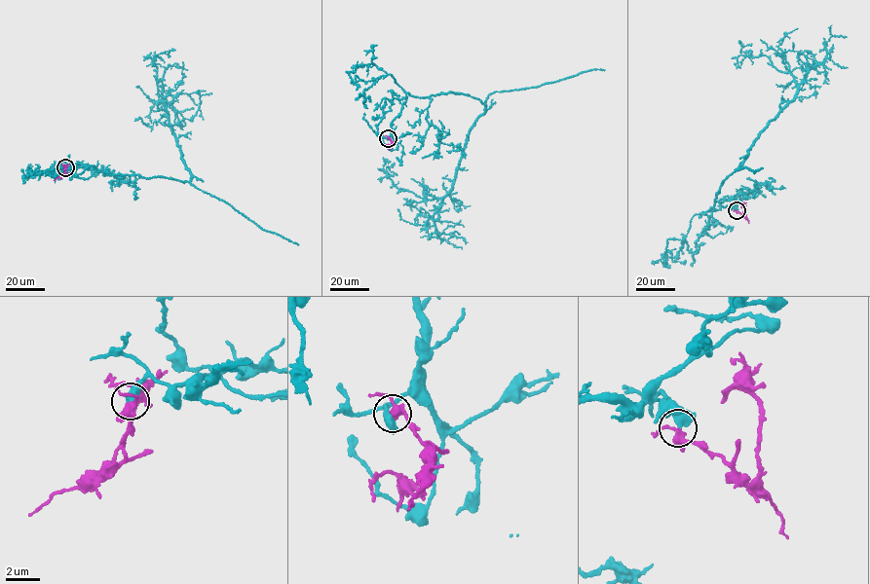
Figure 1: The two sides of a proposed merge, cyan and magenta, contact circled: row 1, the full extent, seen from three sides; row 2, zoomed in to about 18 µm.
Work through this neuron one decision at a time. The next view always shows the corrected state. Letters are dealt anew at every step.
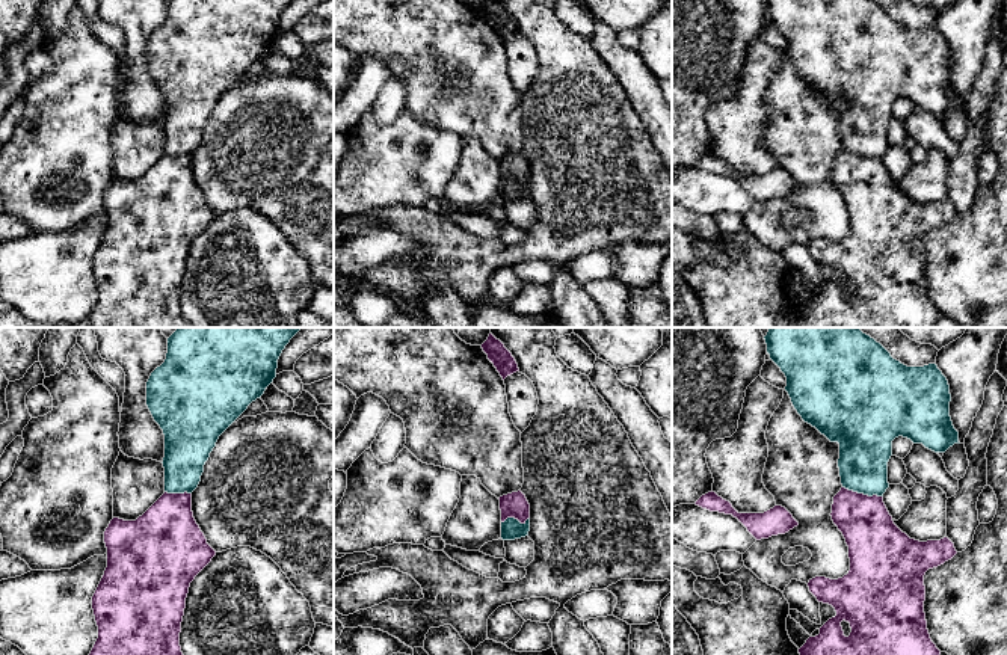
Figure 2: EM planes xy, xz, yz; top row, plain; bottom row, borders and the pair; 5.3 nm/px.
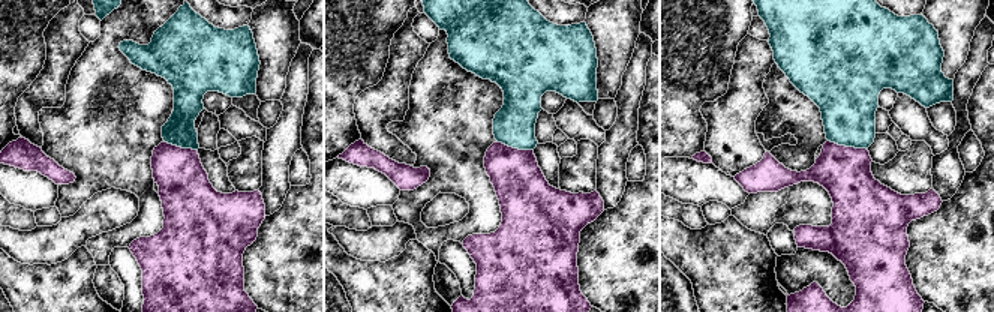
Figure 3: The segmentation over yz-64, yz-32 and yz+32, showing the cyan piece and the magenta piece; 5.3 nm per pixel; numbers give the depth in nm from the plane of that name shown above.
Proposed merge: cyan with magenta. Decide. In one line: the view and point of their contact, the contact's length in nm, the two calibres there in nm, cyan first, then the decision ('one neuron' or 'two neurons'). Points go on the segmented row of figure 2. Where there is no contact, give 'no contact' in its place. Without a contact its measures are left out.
contact yz (862, 492); length 220 nm; calibres 280 and 280 nm; two neurons

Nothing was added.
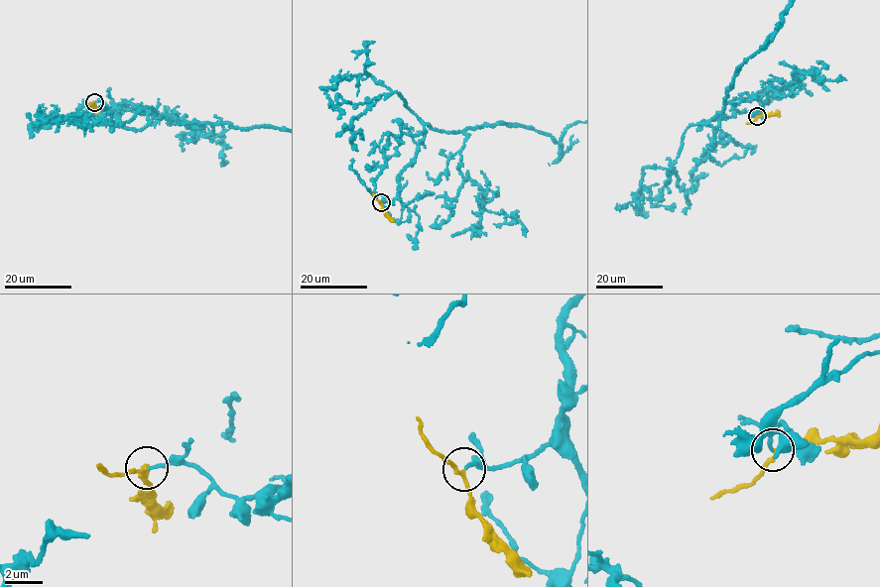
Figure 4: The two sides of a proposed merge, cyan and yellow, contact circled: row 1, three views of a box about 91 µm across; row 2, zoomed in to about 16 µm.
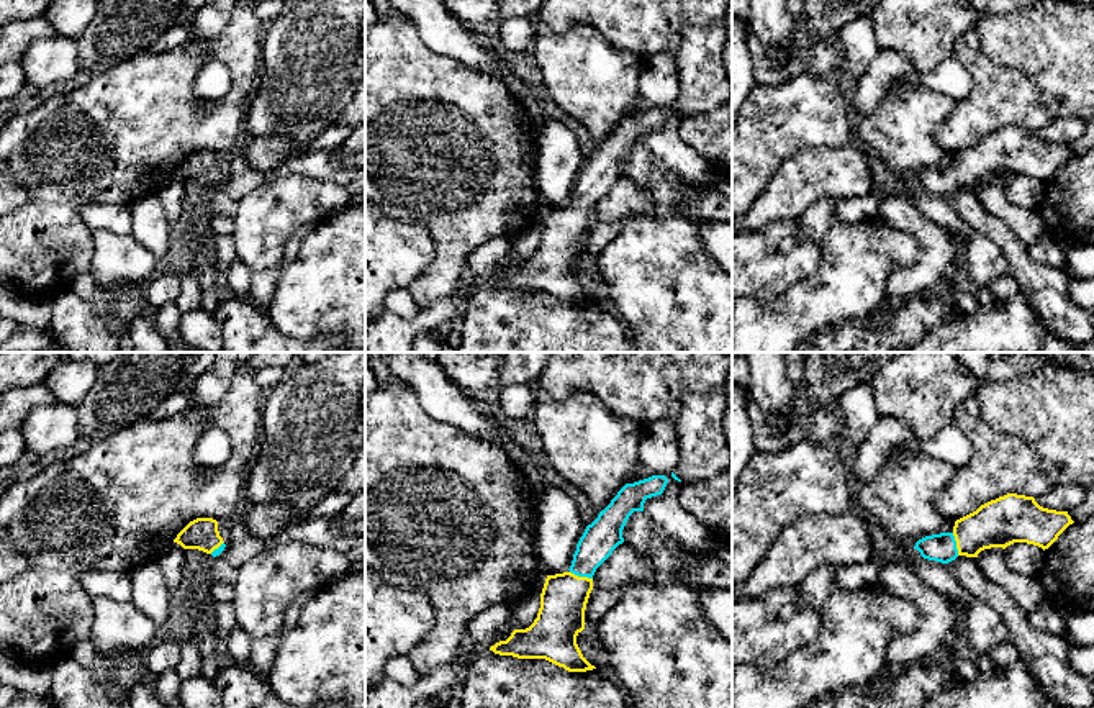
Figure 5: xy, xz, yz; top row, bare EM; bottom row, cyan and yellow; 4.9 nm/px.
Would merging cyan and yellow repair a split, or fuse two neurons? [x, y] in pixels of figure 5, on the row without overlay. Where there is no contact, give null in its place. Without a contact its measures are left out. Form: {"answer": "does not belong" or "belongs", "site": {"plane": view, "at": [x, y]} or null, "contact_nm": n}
{"answer": "belongs", "site": {"plane": "xz", "at": [582, 208]}, "contact_nm": 120}

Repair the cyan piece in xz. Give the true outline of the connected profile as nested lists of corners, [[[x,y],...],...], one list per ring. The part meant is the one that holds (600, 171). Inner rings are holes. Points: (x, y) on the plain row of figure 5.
[[[652,108],[634,116],[626,116],[611,136],[599,144],[598,151],[586,159],[576,177],[570,202],[563,206],[547,208],[534,256],[526,262],[514,262],[506,274],[496,275],[490,284],[518,292],[545,292],[568,305],[596,302],[583,290],[576,277],[576,269],[585,262],[585,243],[593,223],[593,208],[613,184],[624,175],[622,162],[629,149],[634,144],[644,144],[645,133],[662,128],[667,116],[668,111],[665,108]]]

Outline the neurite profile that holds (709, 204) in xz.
[[[714,188],[689,192],[678,202],[678,213],[685,216],[701,216],[717,221],[732,220],[732,200]]]

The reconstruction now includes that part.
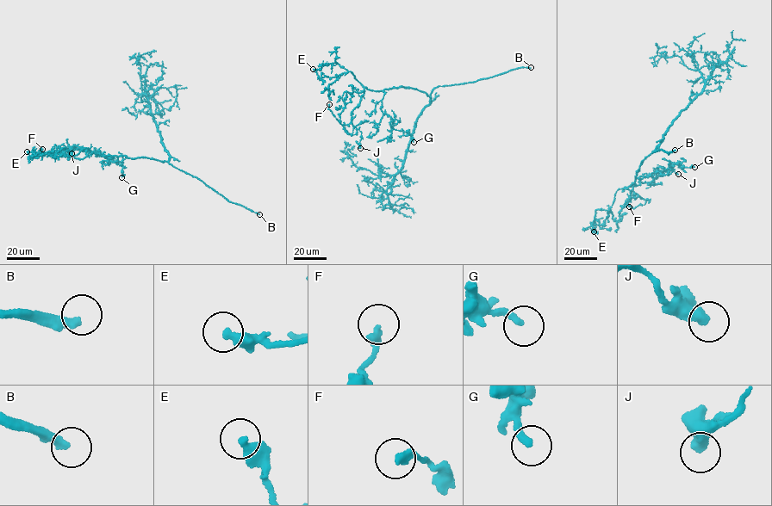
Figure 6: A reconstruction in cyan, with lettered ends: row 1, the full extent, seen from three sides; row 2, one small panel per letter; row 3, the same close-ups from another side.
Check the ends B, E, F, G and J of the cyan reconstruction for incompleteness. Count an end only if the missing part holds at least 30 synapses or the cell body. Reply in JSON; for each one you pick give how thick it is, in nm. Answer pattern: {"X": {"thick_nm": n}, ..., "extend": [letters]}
{"B": {"thick_nm": 320}, "extend": ["B"]}

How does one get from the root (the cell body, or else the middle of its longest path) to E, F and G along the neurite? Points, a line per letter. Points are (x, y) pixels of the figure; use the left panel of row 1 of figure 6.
E: (169, 160), (102, 156), (85, 148), (71, 157), (63, 147), (33, 156), (27, 151)
F: (169, 160), (104, 156), (92, 152), (79, 159), (59, 151), (44, 155), (39, 151), (42, 149)
G: (169, 160), (115, 155), (108, 158), (105, 155), (108, 165), (112, 159), (121, 165), (121, 177)

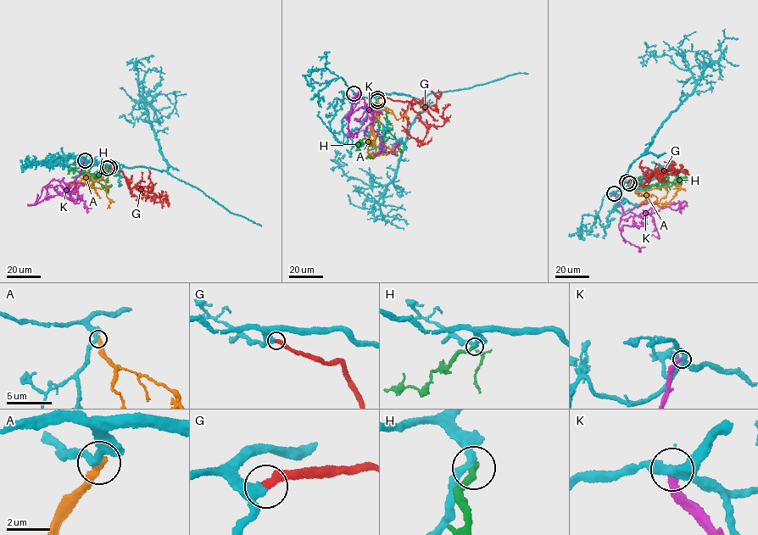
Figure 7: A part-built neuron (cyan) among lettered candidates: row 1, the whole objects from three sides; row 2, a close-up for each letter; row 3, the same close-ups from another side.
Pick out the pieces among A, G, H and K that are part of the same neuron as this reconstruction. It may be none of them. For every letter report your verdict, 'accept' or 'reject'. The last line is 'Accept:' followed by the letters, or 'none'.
A: reject
G: accept
H: reject
K: reject
Accept: G

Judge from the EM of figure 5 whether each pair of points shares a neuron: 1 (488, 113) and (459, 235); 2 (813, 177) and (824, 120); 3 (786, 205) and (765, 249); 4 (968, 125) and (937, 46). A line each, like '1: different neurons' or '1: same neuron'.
1: same neuron
2: different neurons
3: different neurons
4: different neurons

